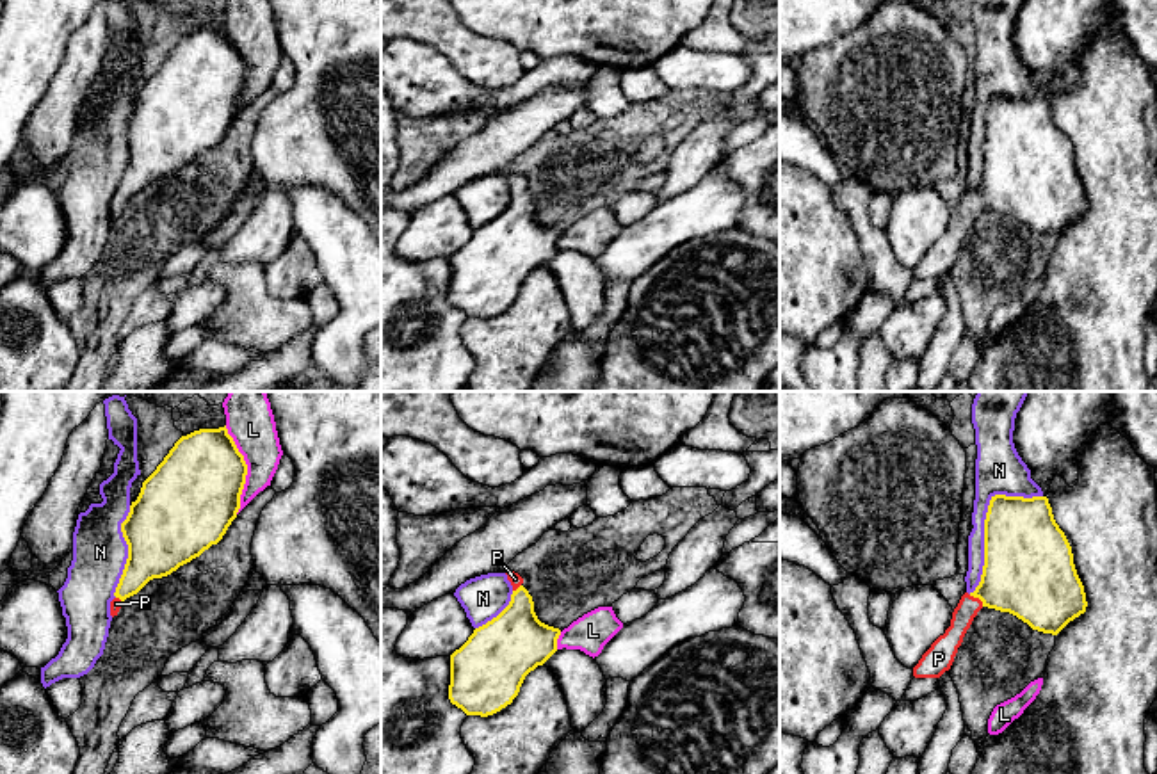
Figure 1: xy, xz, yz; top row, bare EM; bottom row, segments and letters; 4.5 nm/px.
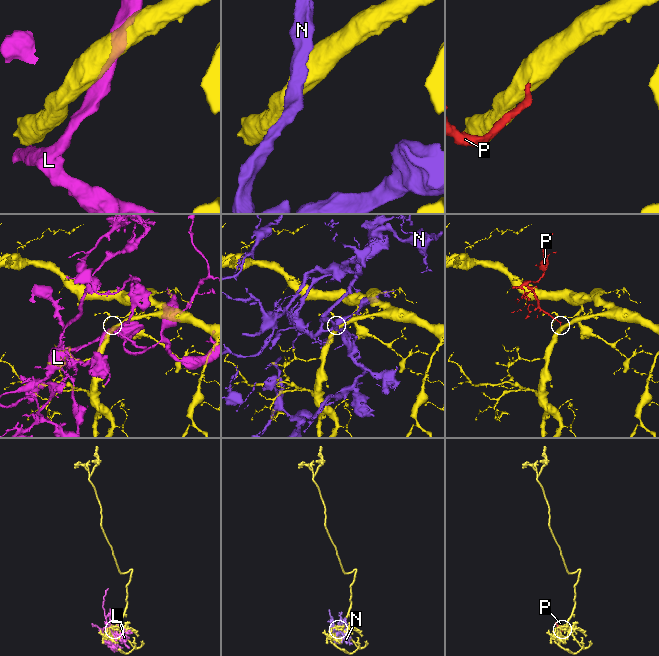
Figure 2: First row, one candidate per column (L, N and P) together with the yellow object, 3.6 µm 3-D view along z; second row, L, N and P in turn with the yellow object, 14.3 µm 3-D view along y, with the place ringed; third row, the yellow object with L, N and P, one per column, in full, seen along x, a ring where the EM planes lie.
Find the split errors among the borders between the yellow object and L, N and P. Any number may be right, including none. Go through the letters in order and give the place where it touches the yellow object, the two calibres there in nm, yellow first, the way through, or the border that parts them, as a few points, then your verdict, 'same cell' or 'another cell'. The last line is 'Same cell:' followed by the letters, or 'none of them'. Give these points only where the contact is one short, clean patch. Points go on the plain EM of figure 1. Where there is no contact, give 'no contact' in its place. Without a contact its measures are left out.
L: xy (246, 72) | 400/220 nm | another cell
N: yz (985, 123) | 400/220 nm | another cell
P: yz (978, 198) | 400/100 nm | across yz (1027, 175), (978, 198), (967, 210) | same cell
Same cell: P

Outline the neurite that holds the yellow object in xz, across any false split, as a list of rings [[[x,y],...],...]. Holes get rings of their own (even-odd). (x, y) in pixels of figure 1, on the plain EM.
[[[514,173],[506,176],[513,187],[509,206],[497,219],[475,230],[468,242],[450,256],[449,301],[466,317],[488,318],[511,306],[525,278],[557,253],[561,231],[538,221],[532,198],[522,187],[523,180]]]

